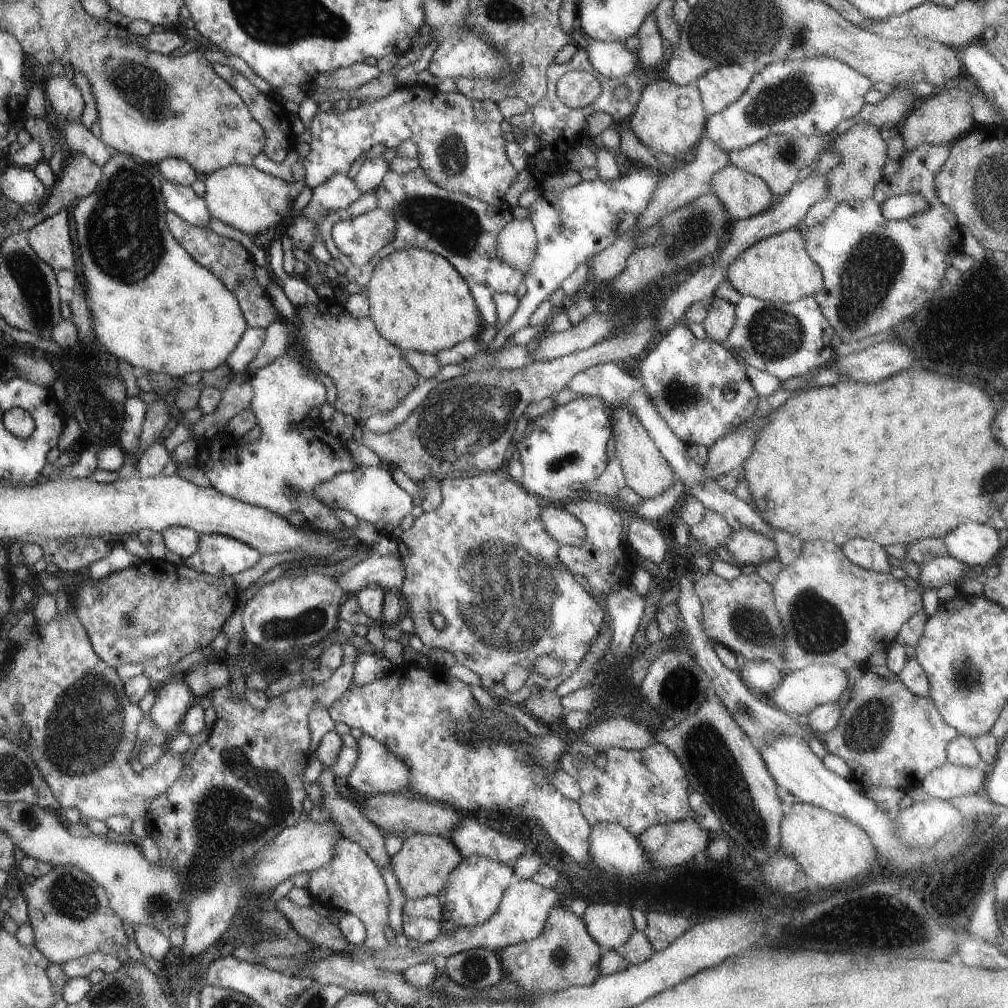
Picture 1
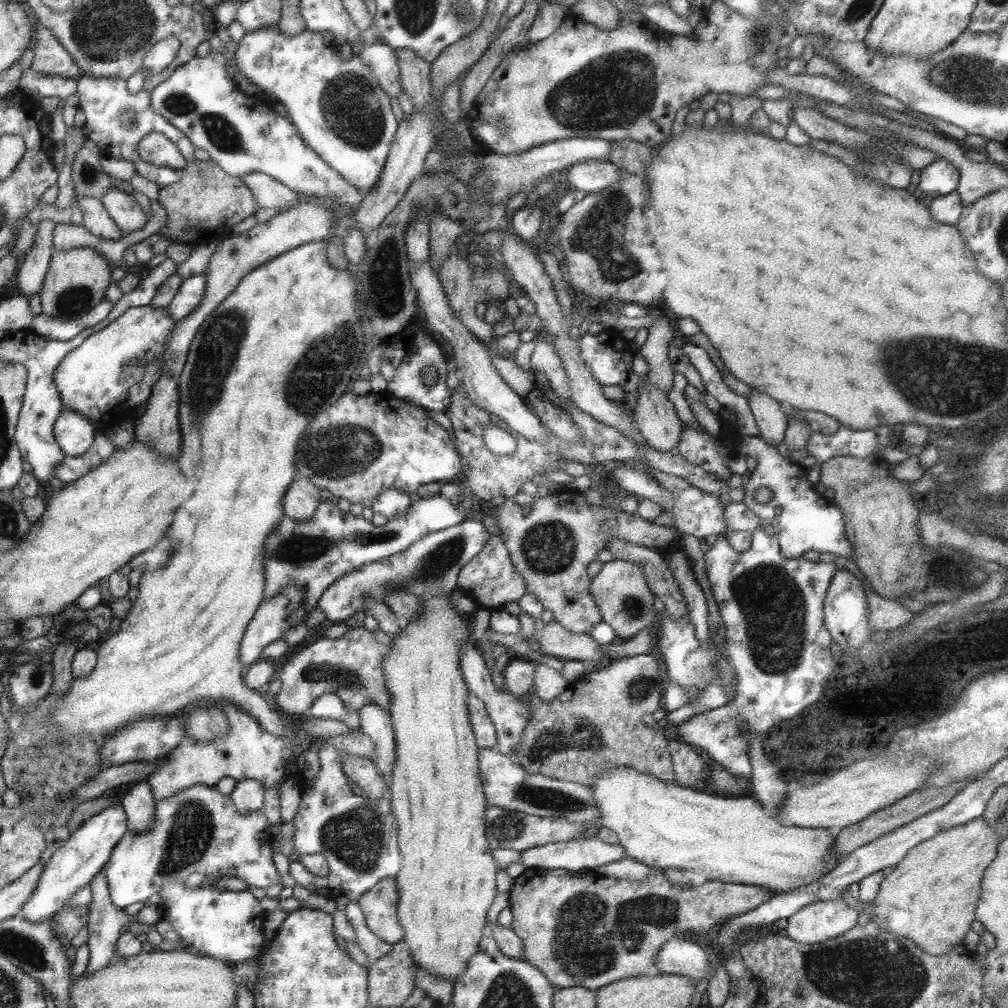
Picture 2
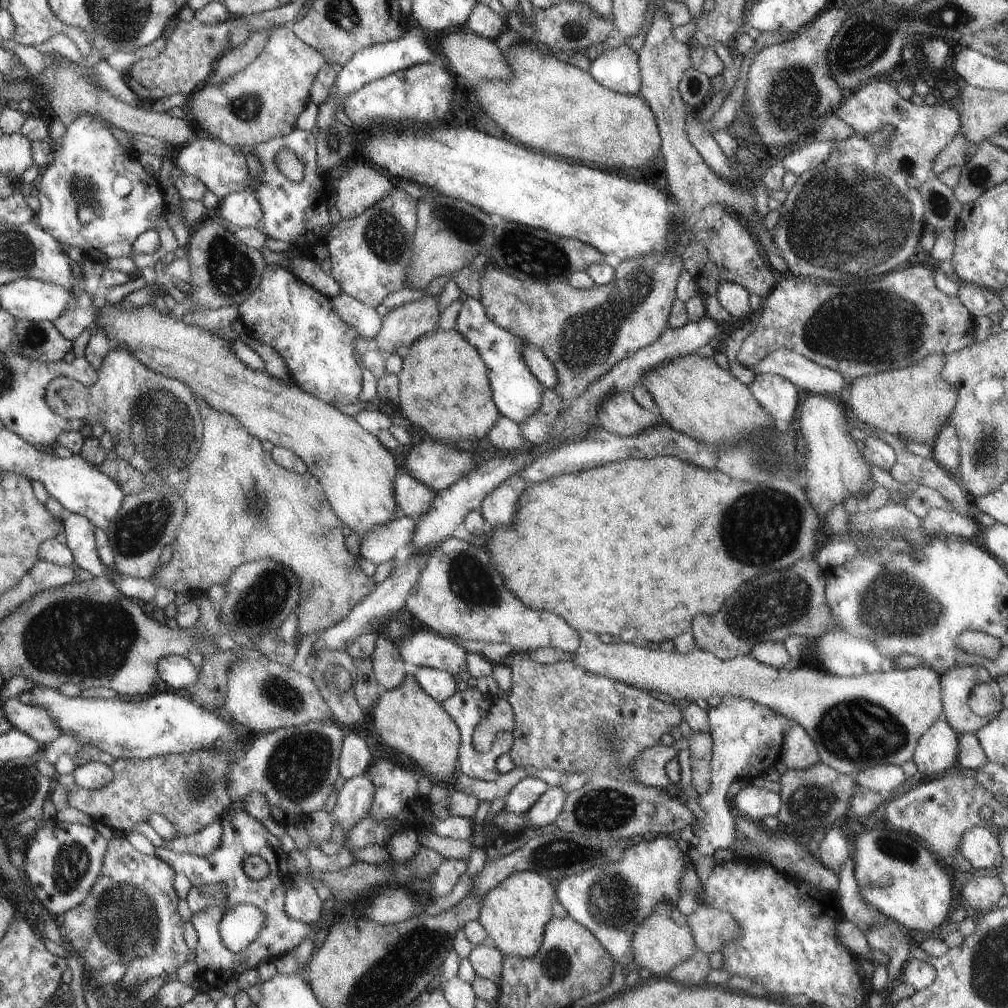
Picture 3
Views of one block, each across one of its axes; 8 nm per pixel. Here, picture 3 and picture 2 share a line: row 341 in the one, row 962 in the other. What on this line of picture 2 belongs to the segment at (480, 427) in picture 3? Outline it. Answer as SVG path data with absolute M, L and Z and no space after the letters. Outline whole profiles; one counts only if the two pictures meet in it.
M433 590L431 594L425 594L419 598L419 612L417 616L405 624L399 626L399 632L395 636L391 636L391 644L387 648L387 654L381 662L381 672L383 672L383 688L387 698L391 700L389 704L389 716L391 716L391 728L393 728L393 736L395 736L395 760L393 760L393 768L391 774L387 776L387 788L391 792L389 802L391 802L391 812L395 816L395 824L397 824L397 846L399 846L399 856L401 856L401 868L397 872L395 882L397 882L397 892L399 892L399 902L397 902L397 918L399 924L403 928L403 940L409 946L409 954L413 956L415 964L421 968L421 974L429 972L429 974L439 974L445 976L451 984L453 980L457 980L469 958L479 950L479 942L483 940L483 930L487 926L485 920L485 912L493 902L495 892L495 876L499 874L497 862L493 858L493 850L491 844L485 838L485 810L487 810L487 800L483 794L483 784L479 778L479 746L475 744L475 732L471 730L471 718L469 718L469 692L467 692L467 684L463 682L463 670L461 670L461 652L465 650L467 644L475 644L473 638L469 636L473 632L473 620L469 616L459 616L453 608L453 594L459 590L451 590L449 594L443 594L441 590Z

